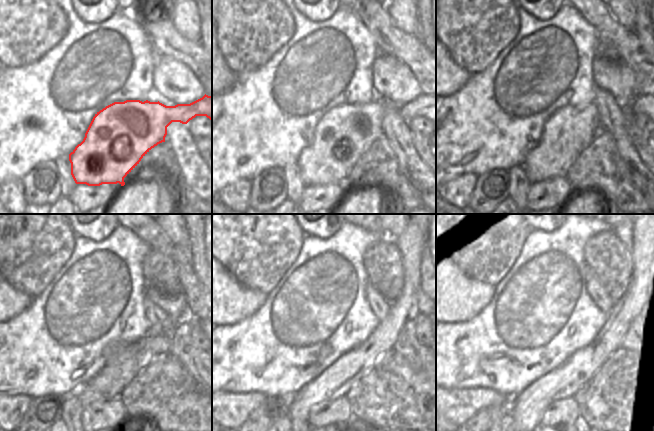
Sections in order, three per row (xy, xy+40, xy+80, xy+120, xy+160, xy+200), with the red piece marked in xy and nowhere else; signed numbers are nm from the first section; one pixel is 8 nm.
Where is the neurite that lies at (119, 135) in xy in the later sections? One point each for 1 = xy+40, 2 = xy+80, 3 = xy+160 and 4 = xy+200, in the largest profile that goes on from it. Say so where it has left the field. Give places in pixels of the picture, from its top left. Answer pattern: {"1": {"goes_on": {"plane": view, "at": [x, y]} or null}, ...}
{"1": {"goes_on": {"plane": "xy+40", "at": [344, 133]}}, "2": {"goes_on": {"plane": "xy+80", "at": [566, 133]}}, "3": {"goes_on": {"plane": "xy+160", "at": [330, 393]}}, "4": {"goes_on": {"plane": "xy+200", "at": [566, 389]}}}

